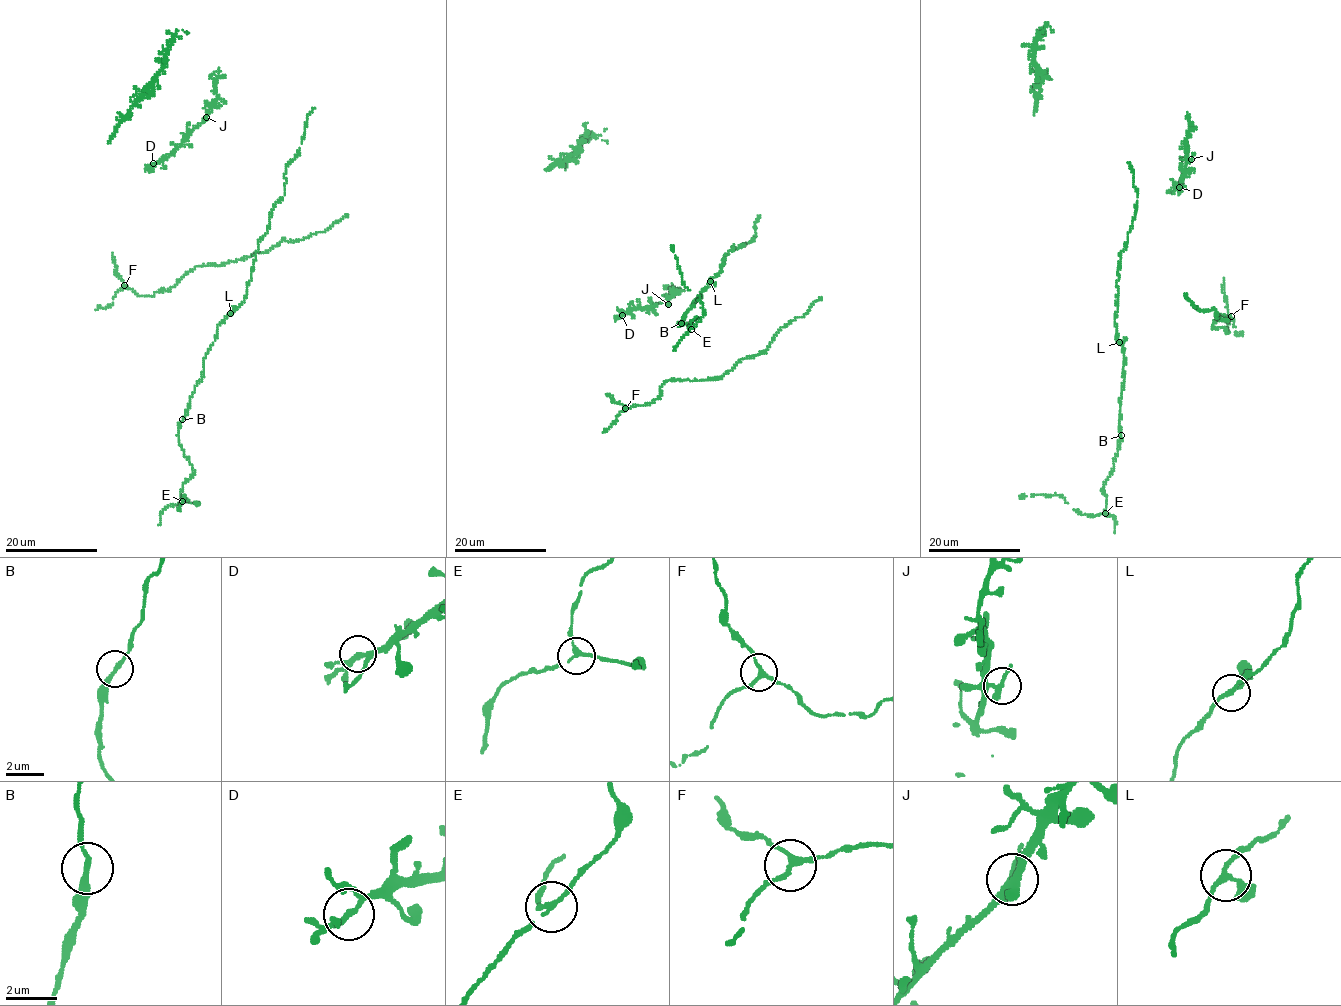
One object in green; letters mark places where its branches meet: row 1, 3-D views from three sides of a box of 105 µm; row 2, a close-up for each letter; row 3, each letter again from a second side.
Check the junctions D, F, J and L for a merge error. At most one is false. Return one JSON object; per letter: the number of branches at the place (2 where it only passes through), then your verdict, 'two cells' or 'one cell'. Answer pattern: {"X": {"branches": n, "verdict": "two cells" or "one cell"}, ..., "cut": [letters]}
{"D": {"branches": 3, "verdict": "one cell"}, "F": {"branches": 3, "verdict": "one cell"}, "J": {"branches": 3, "verdict": "one cell"}, "L": {"branches": 3, "verdict": "one cell"}, "cut": []}

